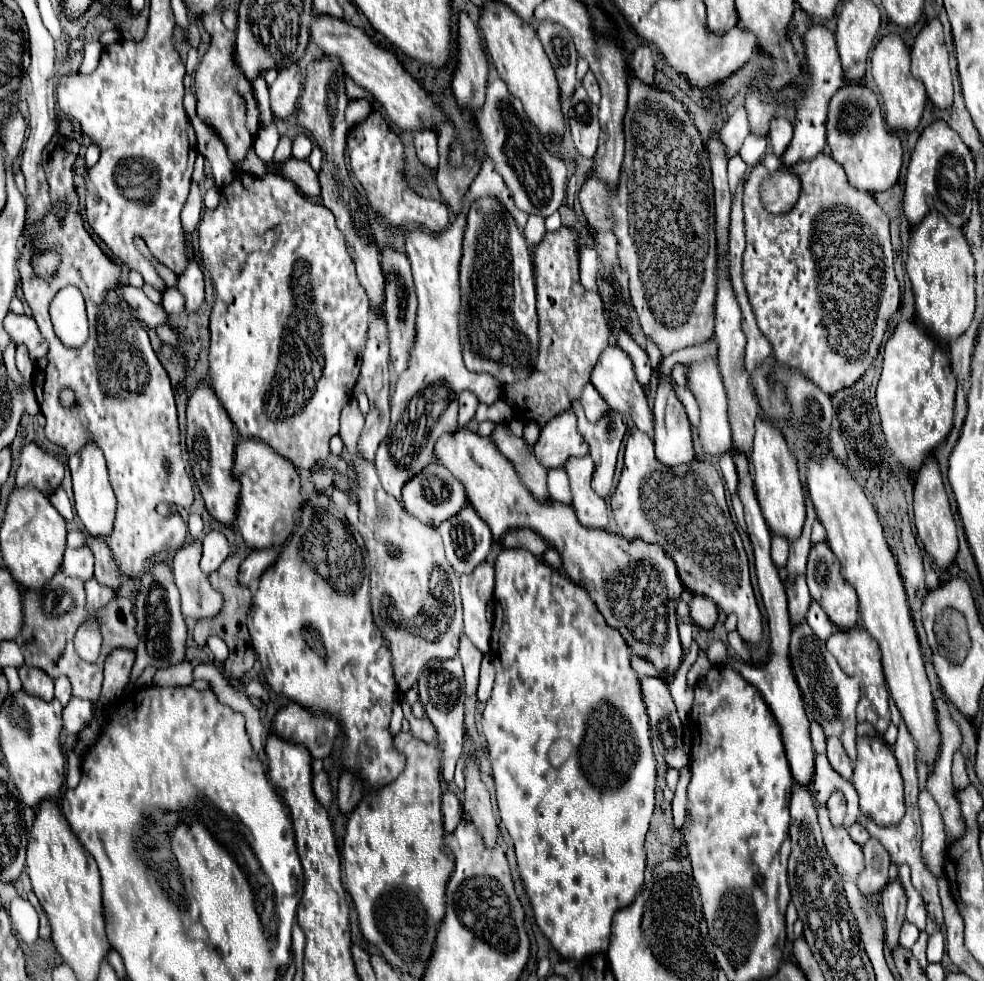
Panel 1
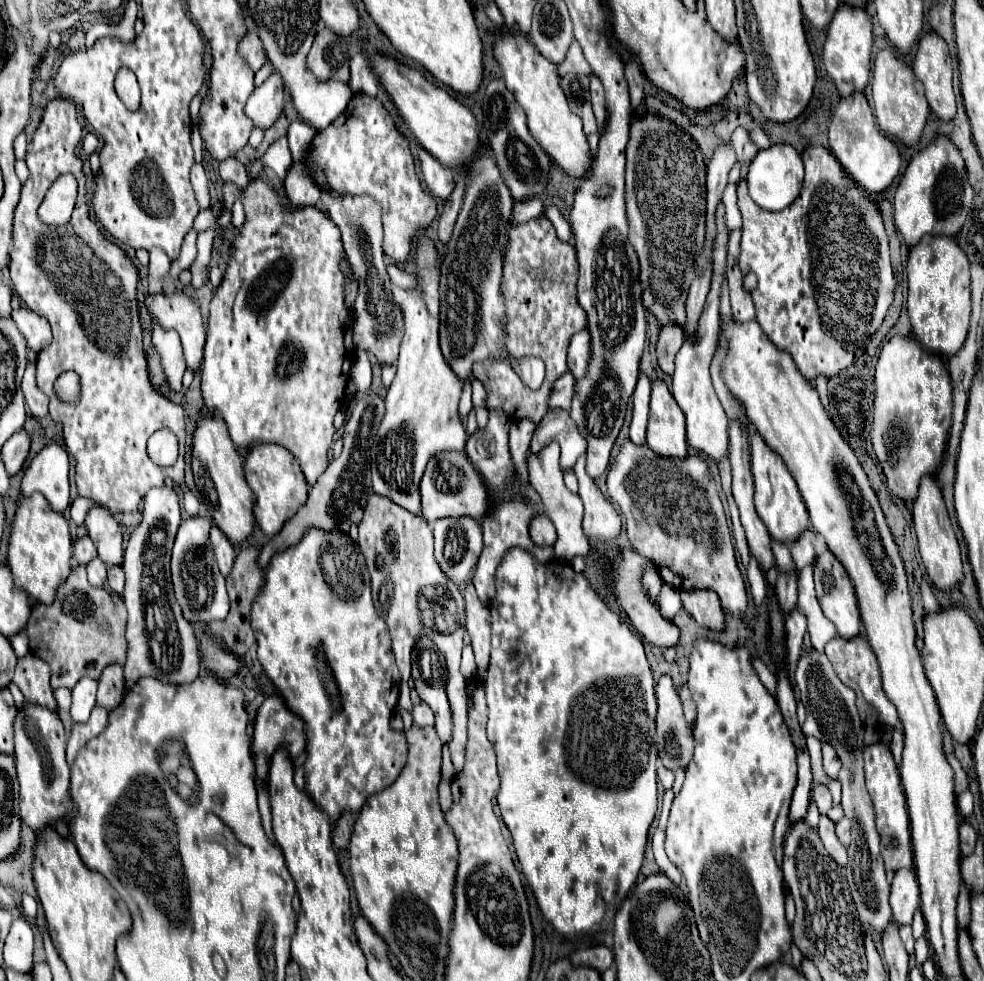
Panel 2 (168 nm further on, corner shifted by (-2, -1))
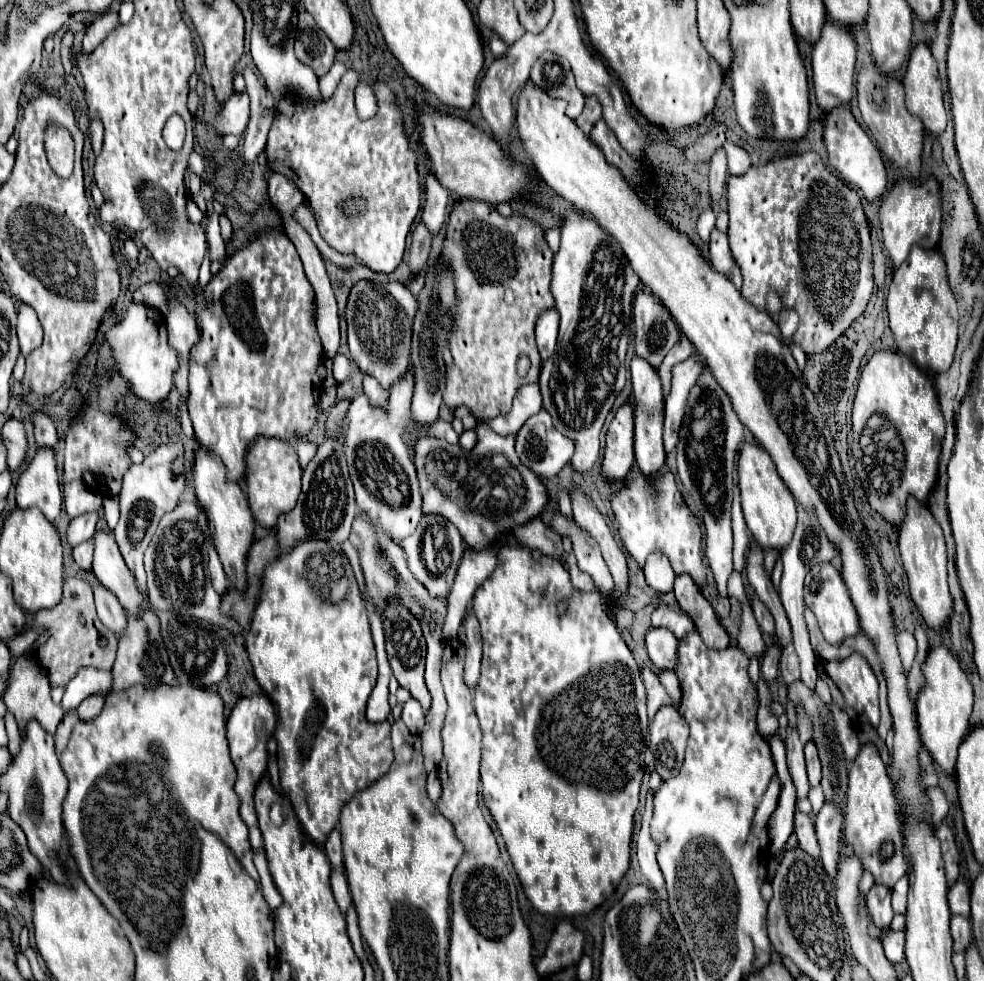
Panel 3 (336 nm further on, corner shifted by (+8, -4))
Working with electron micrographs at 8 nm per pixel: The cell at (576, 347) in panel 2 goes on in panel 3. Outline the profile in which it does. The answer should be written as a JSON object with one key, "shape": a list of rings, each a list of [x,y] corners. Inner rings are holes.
{"shape":[[[543,311],[541,319],[537,319],[535,327],[535,339],[537,339],[537,349],[543,359],[551,357],[557,347],[557,329],[559,329],[559,315],[557,311]]]}

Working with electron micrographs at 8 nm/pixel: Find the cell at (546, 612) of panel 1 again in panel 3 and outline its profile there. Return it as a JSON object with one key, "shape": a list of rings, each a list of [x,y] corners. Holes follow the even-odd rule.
{"shape":[[[503,545],[497,553],[497,567],[495,571],[483,581],[483,585],[475,591],[475,597],[473,597],[473,613],[475,617],[479,619],[479,625],[481,625],[481,637],[483,637],[483,661],[481,661],[481,679],[479,679],[479,685],[475,689],[475,711],[477,711],[477,717],[479,717],[479,723],[481,723],[481,729],[483,729],[483,757],[481,757],[481,783],[483,783],[483,801],[485,801],[485,807],[491,811],[503,839],[505,839],[505,845],[507,845],[507,851],[509,851],[509,857],[513,861],[513,867],[519,875],[519,881],[525,889],[525,895],[529,897],[529,901],[533,903],[533,907],[543,913],[543,915],[555,915],[555,917],[573,917],[577,913],[591,913],[597,905],[603,903],[605,897],[613,895],[613,891],[617,889],[621,877],[627,873],[629,869],[629,851],[631,851],[631,833],[633,833],[633,815],[635,815],[635,809],[639,805],[639,787],[641,787],[641,777],[643,777],[643,759],[645,759],[645,749],[647,749],[647,733],[649,733],[649,719],[647,719],[647,709],[645,709],[645,685],[643,685],[643,679],[641,679],[641,671],[633,659],[633,653],[629,651],[629,647],[625,645],[619,629],[615,627],[615,623],[611,621],[611,617],[607,615],[605,611],[605,605],[603,605],[603,597],[599,593],[585,593],[585,591],[577,591],[571,587],[571,581],[569,581],[569,573],[565,571],[565,567],[561,565],[559,559],[555,557],[549,557],[549,555],[543,555],[541,551],[537,549],[519,549],[521,545]],[[557,595],[571,595],[569,597],[569,607],[565,613],[557,613]]]}

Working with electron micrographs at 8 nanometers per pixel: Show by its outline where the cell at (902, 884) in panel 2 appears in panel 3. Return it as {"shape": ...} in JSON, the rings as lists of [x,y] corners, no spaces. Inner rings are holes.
{"shape":[[[873,885],[869,893],[865,895],[867,899],[867,909],[873,917],[873,923],[877,927],[889,927],[893,919],[893,909],[891,909],[891,891],[881,885]]]}

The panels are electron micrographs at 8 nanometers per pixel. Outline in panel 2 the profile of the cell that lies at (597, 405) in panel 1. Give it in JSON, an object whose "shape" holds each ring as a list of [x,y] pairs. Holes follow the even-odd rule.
{"shape":[[[571,372],[563,374],[555,386],[553,386],[553,394],[549,398],[549,408],[563,408],[563,410],[571,410],[571,400],[575,396],[575,376]]]}

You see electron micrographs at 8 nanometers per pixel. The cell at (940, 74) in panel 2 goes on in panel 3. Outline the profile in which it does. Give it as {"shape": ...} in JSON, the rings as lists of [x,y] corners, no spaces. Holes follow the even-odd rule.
{"shape":[[[917,43],[913,47],[913,51],[909,55],[905,77],[903,77],[903,85],[905,85],[905,99],[907,99],[909,113],[919,117],[929,133],[939,135],[947,125],[947,115],[945,115],[945,107],[943,107],[943,87],[941,87],[939,73],[937,73],[937,61],[933,59],[927,43]]]}

